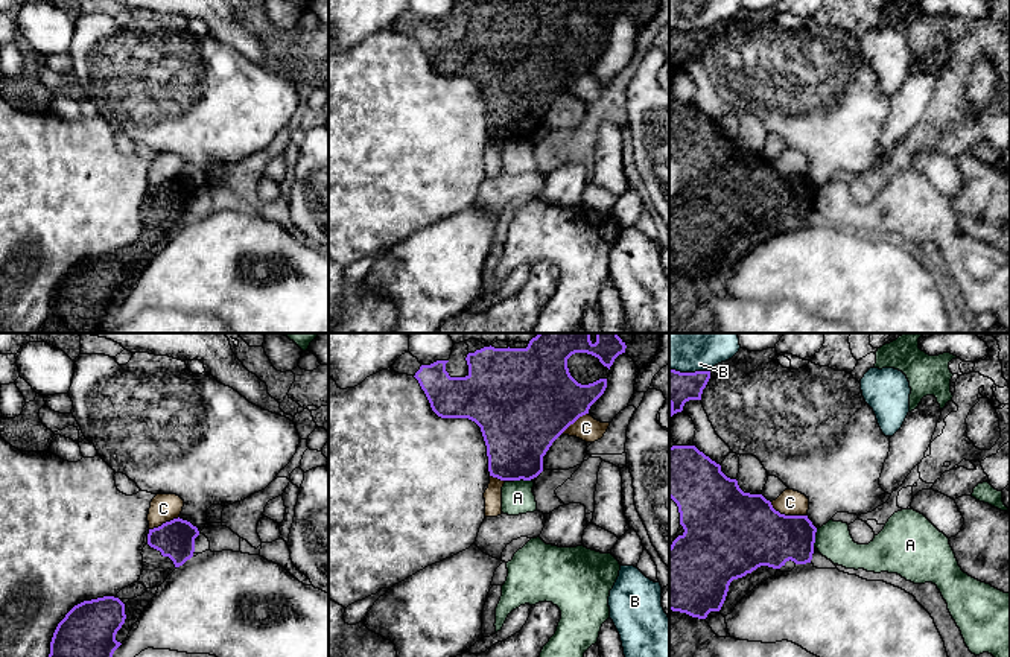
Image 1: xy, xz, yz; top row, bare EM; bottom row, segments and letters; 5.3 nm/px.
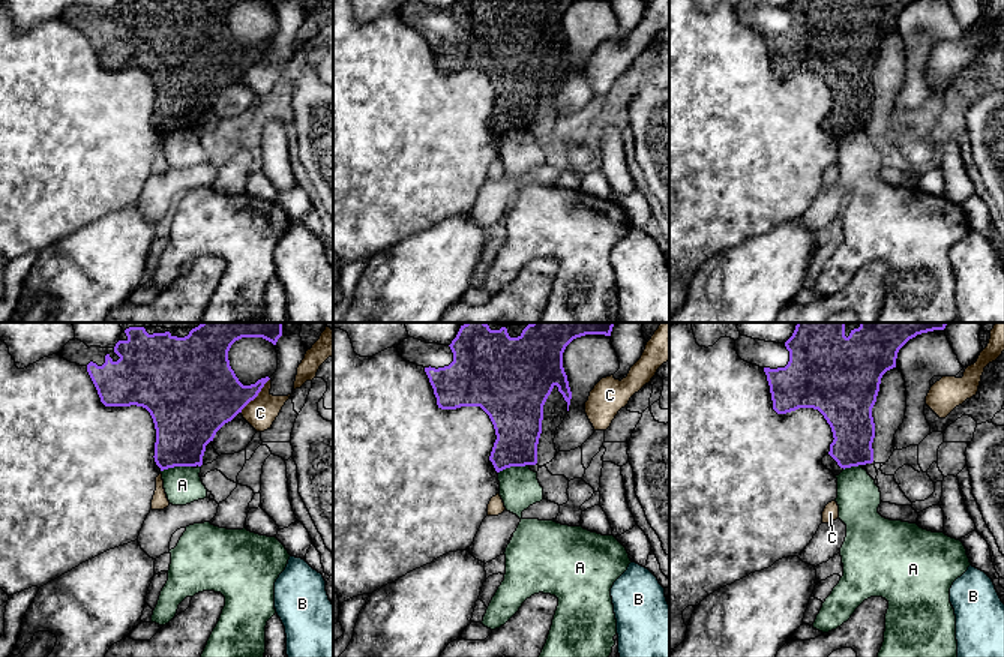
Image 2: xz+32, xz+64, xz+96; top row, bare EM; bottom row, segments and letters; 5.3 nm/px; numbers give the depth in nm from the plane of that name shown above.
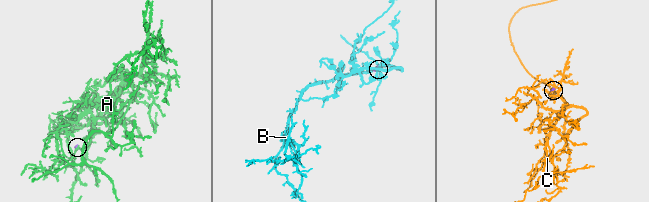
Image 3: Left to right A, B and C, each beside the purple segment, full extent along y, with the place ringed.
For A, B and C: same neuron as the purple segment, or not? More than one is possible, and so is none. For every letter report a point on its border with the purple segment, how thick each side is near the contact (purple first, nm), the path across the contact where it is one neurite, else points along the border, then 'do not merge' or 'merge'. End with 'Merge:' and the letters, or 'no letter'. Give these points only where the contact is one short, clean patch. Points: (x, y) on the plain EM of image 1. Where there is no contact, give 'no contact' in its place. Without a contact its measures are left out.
A: meets purple in yz at (814, 201); 300 nm thick on the purple side, 190 nm on the other; border along yz (816, 195), (813, 206); do not merge
B: meets purple in yz at (689, 32); 180 nm thick on the purple side, 180 nm on the other; do not merge
C: meets purple in yz at (788, 175); 400 nm thick on the purple side, 140 nm on the other; do not merge
Merge: no letter

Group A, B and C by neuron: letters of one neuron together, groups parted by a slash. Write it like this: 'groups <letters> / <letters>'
groups A / B / C

